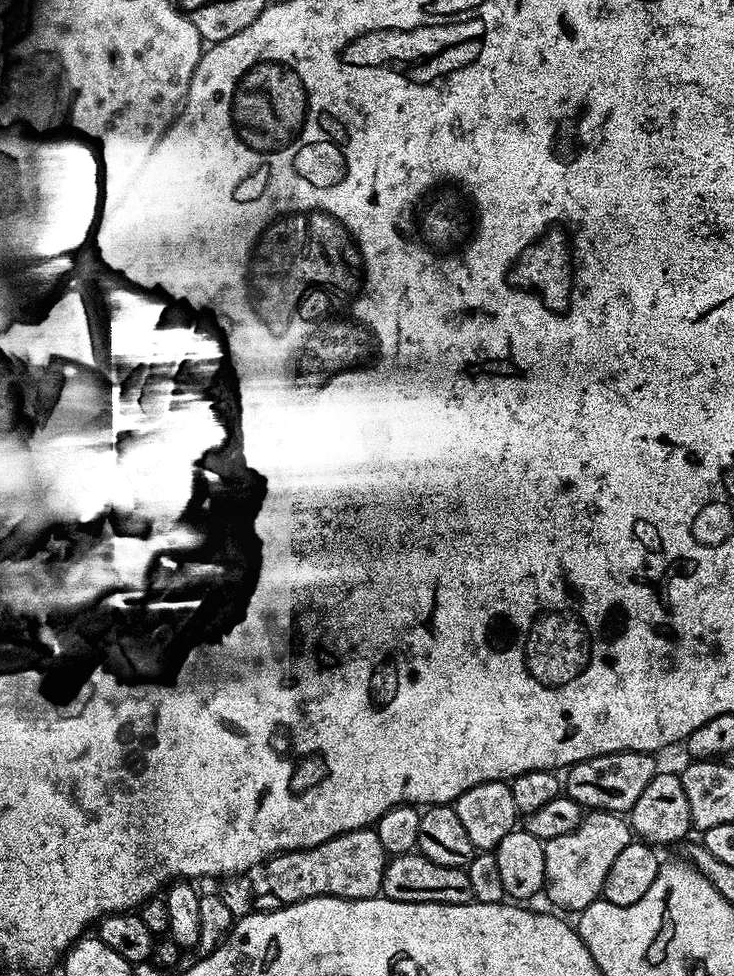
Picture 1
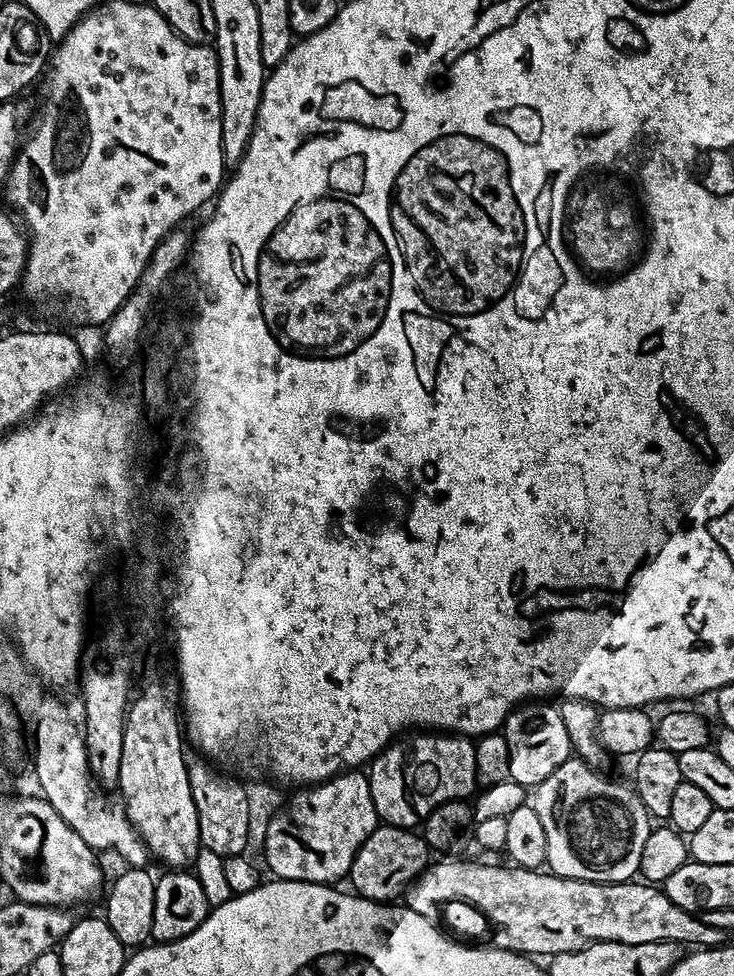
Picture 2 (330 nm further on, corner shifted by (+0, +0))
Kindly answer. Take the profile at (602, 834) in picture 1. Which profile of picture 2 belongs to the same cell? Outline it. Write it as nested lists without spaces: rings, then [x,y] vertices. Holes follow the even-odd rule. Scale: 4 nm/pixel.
[[[570,758],[562,762],[562,766],[546,778],[546,782],[531,789],[532,809],[538,818],[542,818],[542,826],[546,830],[547,867],[552,875],[599,884],[623,884],[639,873],[642,849],[646,847],[646,838],[654,827],[653,817],[631,783],[623,784],[604,775],[608,774],[593,768],[586,761]]]

